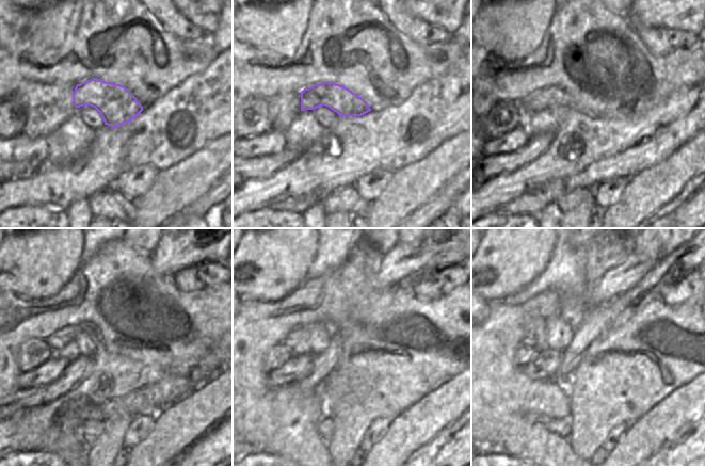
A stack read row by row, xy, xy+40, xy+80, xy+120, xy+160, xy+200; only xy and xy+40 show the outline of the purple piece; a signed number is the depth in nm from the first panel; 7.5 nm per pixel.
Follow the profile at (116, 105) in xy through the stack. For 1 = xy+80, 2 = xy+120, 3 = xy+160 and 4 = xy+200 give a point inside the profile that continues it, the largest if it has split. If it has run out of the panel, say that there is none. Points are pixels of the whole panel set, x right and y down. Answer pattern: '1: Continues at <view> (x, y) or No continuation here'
1: Continues at xy+80 (551, 96)
2: Continues at xy+120 (66, 335)
3: Continues at xy+160 (291, 341)
4: Continues at xy+200 (528, 340).

